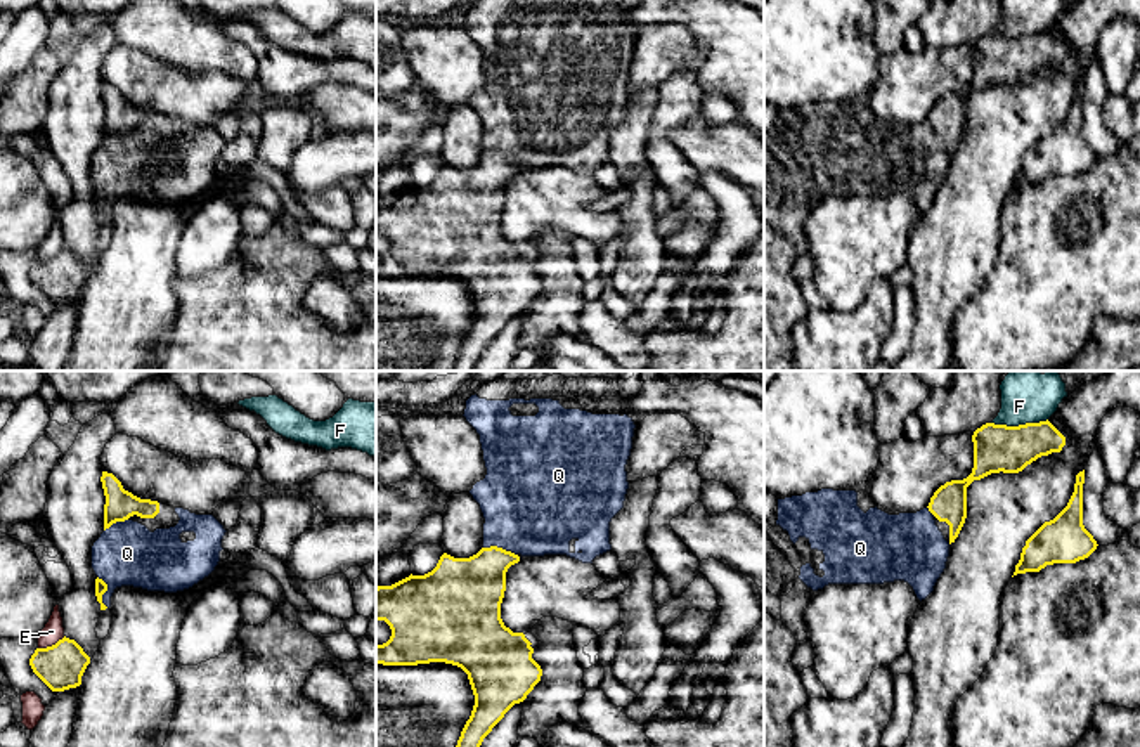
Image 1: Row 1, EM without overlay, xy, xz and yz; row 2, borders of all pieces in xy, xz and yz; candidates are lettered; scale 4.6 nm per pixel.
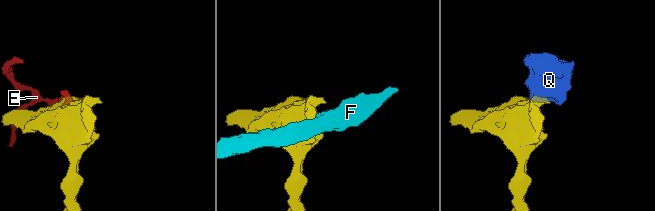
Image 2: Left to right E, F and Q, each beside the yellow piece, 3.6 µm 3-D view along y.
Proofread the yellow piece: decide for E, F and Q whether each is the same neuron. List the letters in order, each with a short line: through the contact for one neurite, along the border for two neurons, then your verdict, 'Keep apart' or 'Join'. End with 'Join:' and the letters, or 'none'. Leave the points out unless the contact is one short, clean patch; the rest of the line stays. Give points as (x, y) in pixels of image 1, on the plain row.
E: Keep apart
F: Line: yz (1047, 30), (1036, 35), (991, 35). Keep apart
Q: Join
Join: Q

